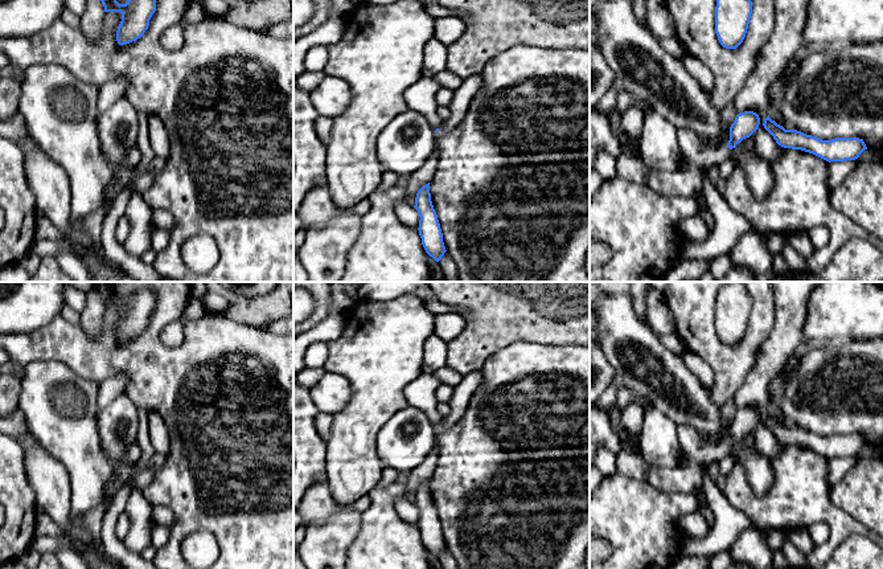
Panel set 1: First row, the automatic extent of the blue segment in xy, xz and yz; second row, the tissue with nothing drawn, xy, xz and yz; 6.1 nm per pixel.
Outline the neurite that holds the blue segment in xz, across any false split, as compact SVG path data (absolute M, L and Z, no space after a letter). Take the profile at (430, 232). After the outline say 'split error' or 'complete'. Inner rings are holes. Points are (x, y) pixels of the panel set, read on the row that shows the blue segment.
M430 183L418 191L414 208L420 217L418 230L422 245L426 253L439 262L447 250L443 242L440 224L431 201Z | complete

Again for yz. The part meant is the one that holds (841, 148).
M769 115L764 119L763 126L779 146L813 153L829 163L855 160L864 150L867 150L863 139L835 138L831 140L822 140L797 130L785 130L772 120Z | complete

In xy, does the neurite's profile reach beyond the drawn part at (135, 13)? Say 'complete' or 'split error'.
complete

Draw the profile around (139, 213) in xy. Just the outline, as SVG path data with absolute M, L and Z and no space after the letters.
M134 192L124 214L131 224L131 230L123 243L124 250L135 257L141 257L151 249L151 236L156 225L152 221L152 208L145 202L141 192Z

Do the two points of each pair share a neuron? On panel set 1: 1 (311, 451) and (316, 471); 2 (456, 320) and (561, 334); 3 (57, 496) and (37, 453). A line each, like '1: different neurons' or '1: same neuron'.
1: same neuron
2: different neurons
3: same neuron

